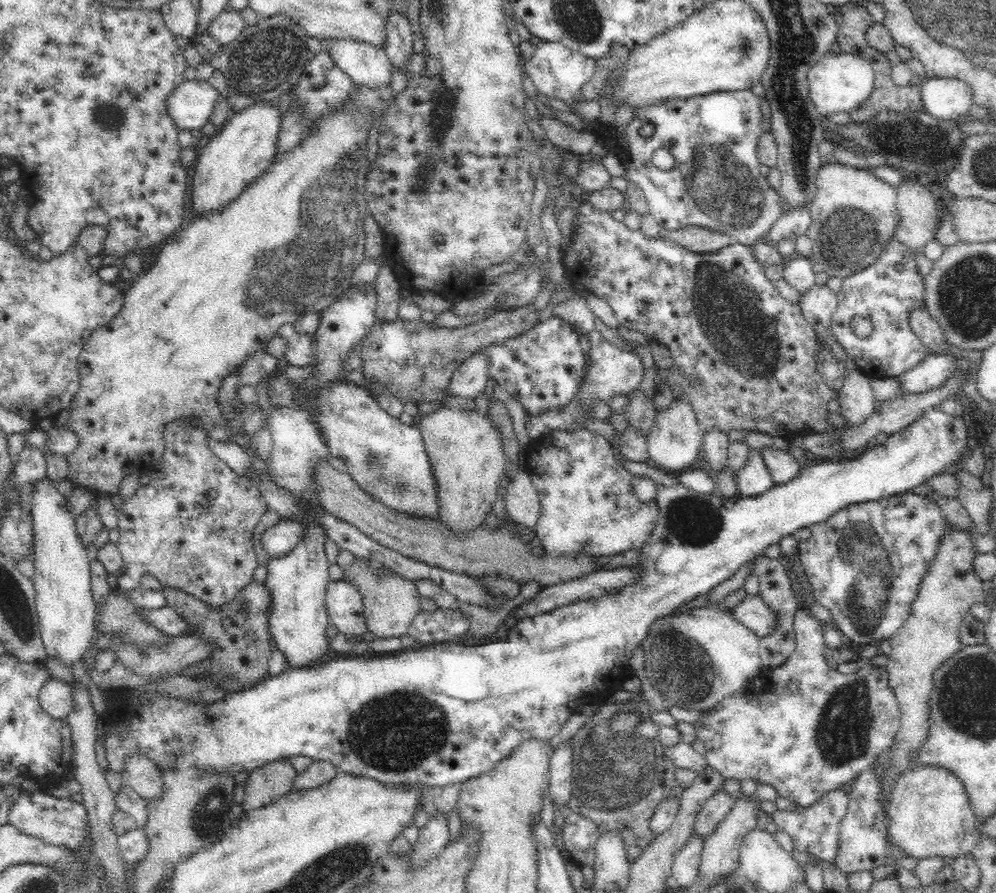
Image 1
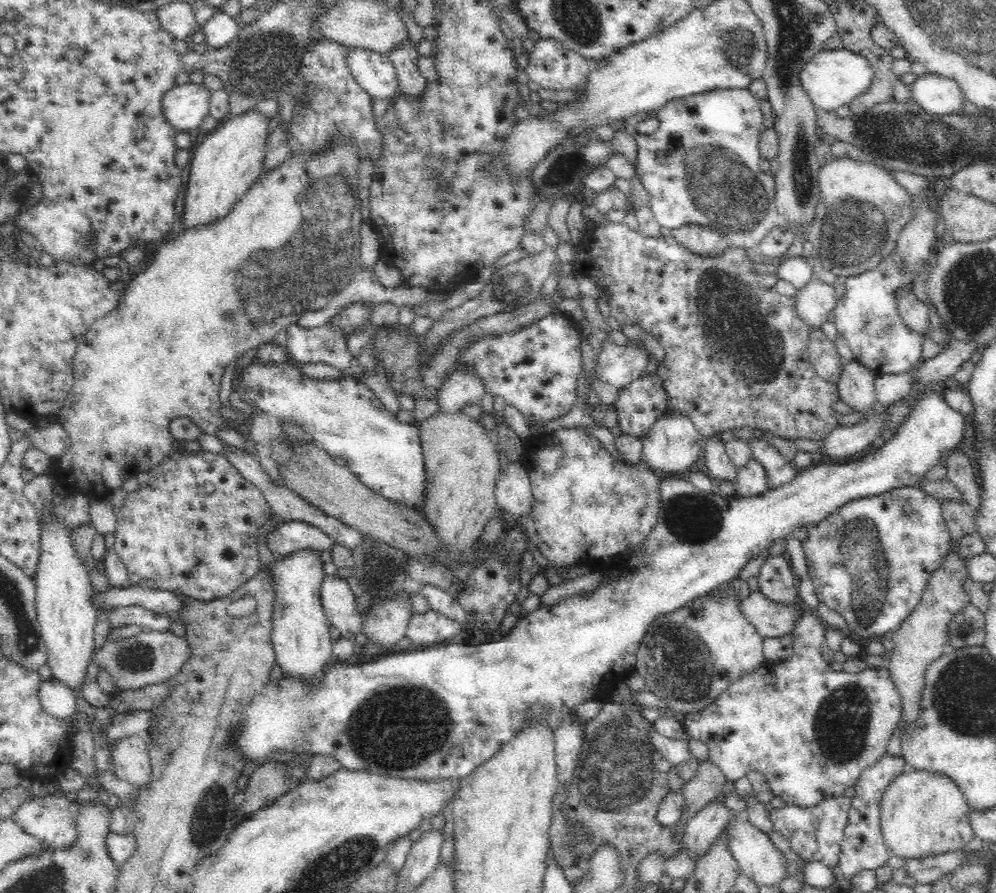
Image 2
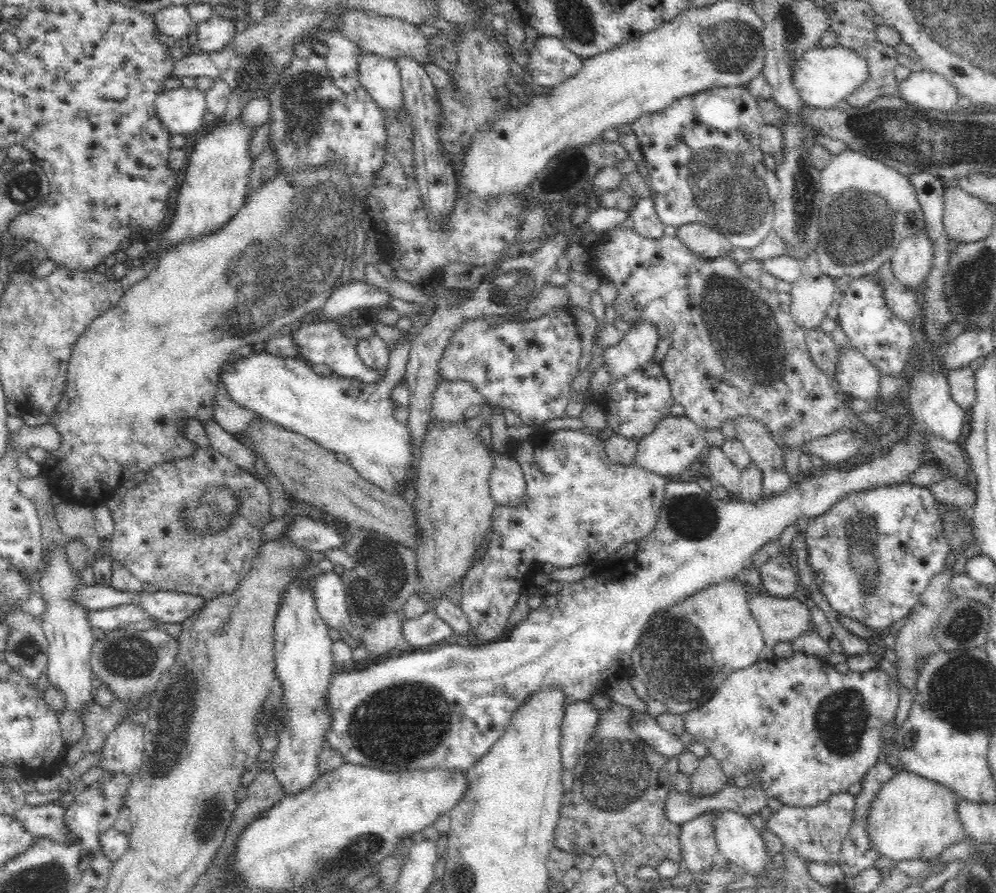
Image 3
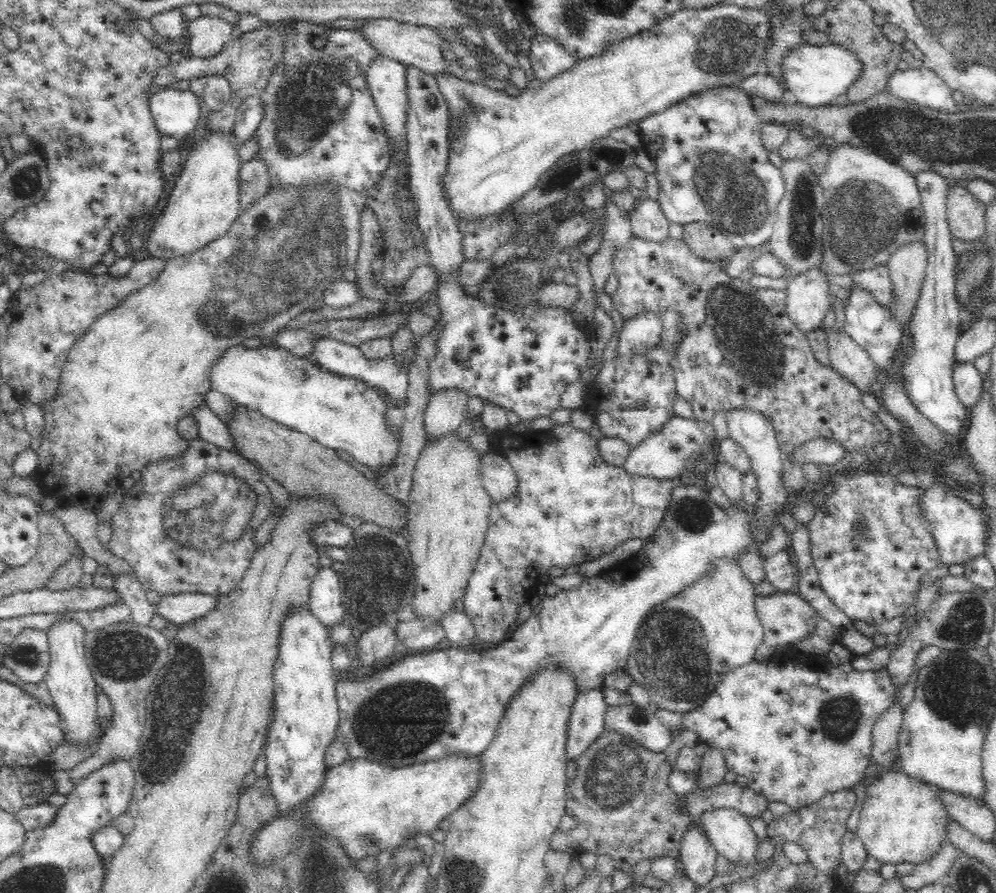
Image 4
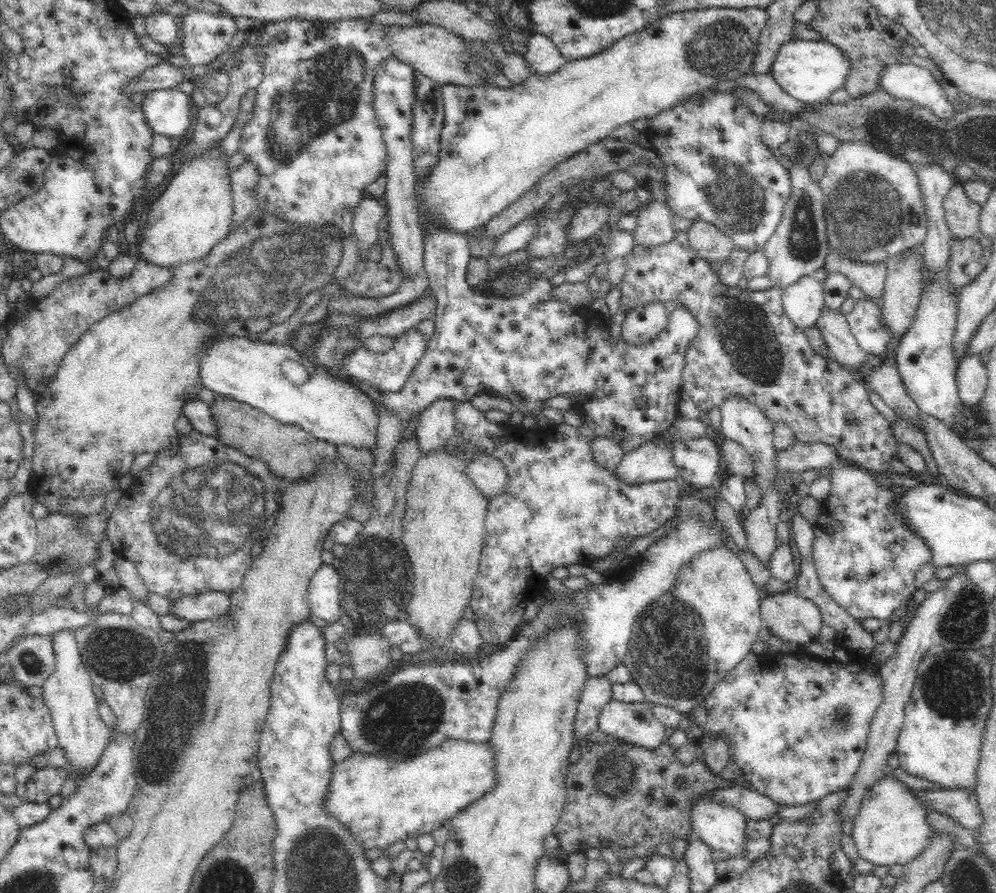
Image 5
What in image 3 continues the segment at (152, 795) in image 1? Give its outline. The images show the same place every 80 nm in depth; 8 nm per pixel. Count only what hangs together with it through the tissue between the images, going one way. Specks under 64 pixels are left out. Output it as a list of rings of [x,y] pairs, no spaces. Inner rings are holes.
[[[120,723],[107,734],[102,746],[100,768],[109,773],[124,773],[132,778],[144,760],[145,730],[132,723]]]

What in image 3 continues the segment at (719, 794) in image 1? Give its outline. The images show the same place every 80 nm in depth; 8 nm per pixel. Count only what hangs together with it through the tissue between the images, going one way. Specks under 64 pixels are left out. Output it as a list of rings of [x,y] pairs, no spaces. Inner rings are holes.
[[[711,811],[691,818],[681,825],[679,836],[682,850],[682,863],[691,872],[708,869],[720,853],[714,835],[714,822],[720,816],[718,811]]]

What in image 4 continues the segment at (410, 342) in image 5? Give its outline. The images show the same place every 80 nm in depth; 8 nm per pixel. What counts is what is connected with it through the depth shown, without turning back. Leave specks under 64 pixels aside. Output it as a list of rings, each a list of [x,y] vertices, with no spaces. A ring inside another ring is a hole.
[[[322,337],[314,342],[313,350],[309,358],[322,370],[332,372],[339,376],[357,379],[369,389],[374,387],[383,388],[387,392],[387,395],[392,397],[396,405],[402,405],[407,398],[407,375],[409,367],[413,364],[414,355],[415,350],[410,348],[410,352],[406,354],[404,364],[397,368],[392,355],[390,355],[390,358],[386,358],[386,360],[367,360],[360,353],[358,347],[338,341],[336,338]]]

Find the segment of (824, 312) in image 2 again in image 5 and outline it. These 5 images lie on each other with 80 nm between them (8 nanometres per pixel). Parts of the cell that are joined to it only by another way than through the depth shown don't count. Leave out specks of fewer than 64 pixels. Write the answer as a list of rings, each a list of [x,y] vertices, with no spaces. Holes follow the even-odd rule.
[[[813,273],[783,289],[783,309],[800,331],[817,326],[817,320],[825,307],[823,283]]]

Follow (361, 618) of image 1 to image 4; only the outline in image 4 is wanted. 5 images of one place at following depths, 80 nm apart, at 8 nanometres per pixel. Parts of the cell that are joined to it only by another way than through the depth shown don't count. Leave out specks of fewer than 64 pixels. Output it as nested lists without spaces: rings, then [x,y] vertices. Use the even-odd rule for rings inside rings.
[[[321,567],[311,582],[308,605],[312,615],[327,628],[345,621],[342,591],[340,578],[332,567]]]

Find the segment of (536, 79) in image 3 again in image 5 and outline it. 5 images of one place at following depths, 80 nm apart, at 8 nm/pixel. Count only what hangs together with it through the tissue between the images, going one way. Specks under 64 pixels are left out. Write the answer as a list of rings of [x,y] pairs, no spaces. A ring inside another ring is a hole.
[[[534,32],[529,35],[528,48],[523,54],[532,73],[551,75],[568,62],[559,48],[545,35]]]

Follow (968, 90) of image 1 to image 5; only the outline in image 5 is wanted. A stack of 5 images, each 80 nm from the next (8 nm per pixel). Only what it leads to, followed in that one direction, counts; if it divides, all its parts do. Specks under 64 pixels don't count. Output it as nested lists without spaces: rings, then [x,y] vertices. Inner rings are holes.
[[[896,63],[887,66],[881,72],[880,88],[899,99],[908,99],[922,107],[929,108],[938,118],[952,118],[954,108],[944,92],[944,80],[936,78],[929,68],[916,66],[914,63]]]

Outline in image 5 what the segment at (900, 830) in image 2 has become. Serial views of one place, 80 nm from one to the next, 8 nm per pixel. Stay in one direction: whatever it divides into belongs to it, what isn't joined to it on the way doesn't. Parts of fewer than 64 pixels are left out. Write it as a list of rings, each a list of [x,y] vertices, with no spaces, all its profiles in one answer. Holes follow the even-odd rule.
[[[891,774],[878,778],[864,794],[860,811],[854,819],[852,839],[860,857],[875,866],[906,865],[922,856],[922,852],[932,844],[936,835],[934,827],[928,823],[930,812],[934,812],[917,796],[916,789],[910,788]]]

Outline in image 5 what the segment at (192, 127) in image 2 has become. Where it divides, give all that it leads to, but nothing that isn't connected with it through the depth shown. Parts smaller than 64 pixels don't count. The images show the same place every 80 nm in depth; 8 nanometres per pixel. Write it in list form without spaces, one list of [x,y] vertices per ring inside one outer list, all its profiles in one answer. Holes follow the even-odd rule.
[[[178,87],[149,91],[141,102],[141,107],[145,122],[152,129],[152,133],[170,138],[185,136],[186,130],[192,124],[192,111],[196,109],[191,95],[180,91]]]

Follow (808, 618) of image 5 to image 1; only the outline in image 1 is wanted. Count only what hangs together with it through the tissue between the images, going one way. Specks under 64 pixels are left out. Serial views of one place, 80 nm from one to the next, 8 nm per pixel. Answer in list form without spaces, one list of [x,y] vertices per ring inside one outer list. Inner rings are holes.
[[[748,595],[732,608],[734,619],[761,639],[776,630],[777,619],[760,595]]]

